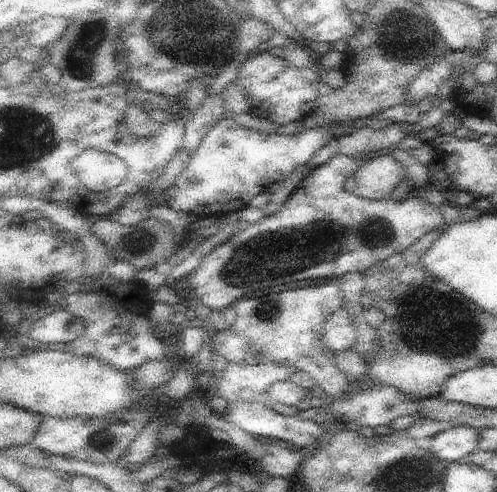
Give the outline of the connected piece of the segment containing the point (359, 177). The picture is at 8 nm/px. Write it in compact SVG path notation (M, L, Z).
M376 153L355 172L353 193L368 200L387 199L396 190L396 186L407 178L404 167L391 154Z

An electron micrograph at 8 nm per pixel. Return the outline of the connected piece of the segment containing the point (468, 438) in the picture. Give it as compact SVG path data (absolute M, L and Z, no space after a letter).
M460 425L434 435L428 450L436 458L451 464L470 456L478 446L479 432L472 427Z

